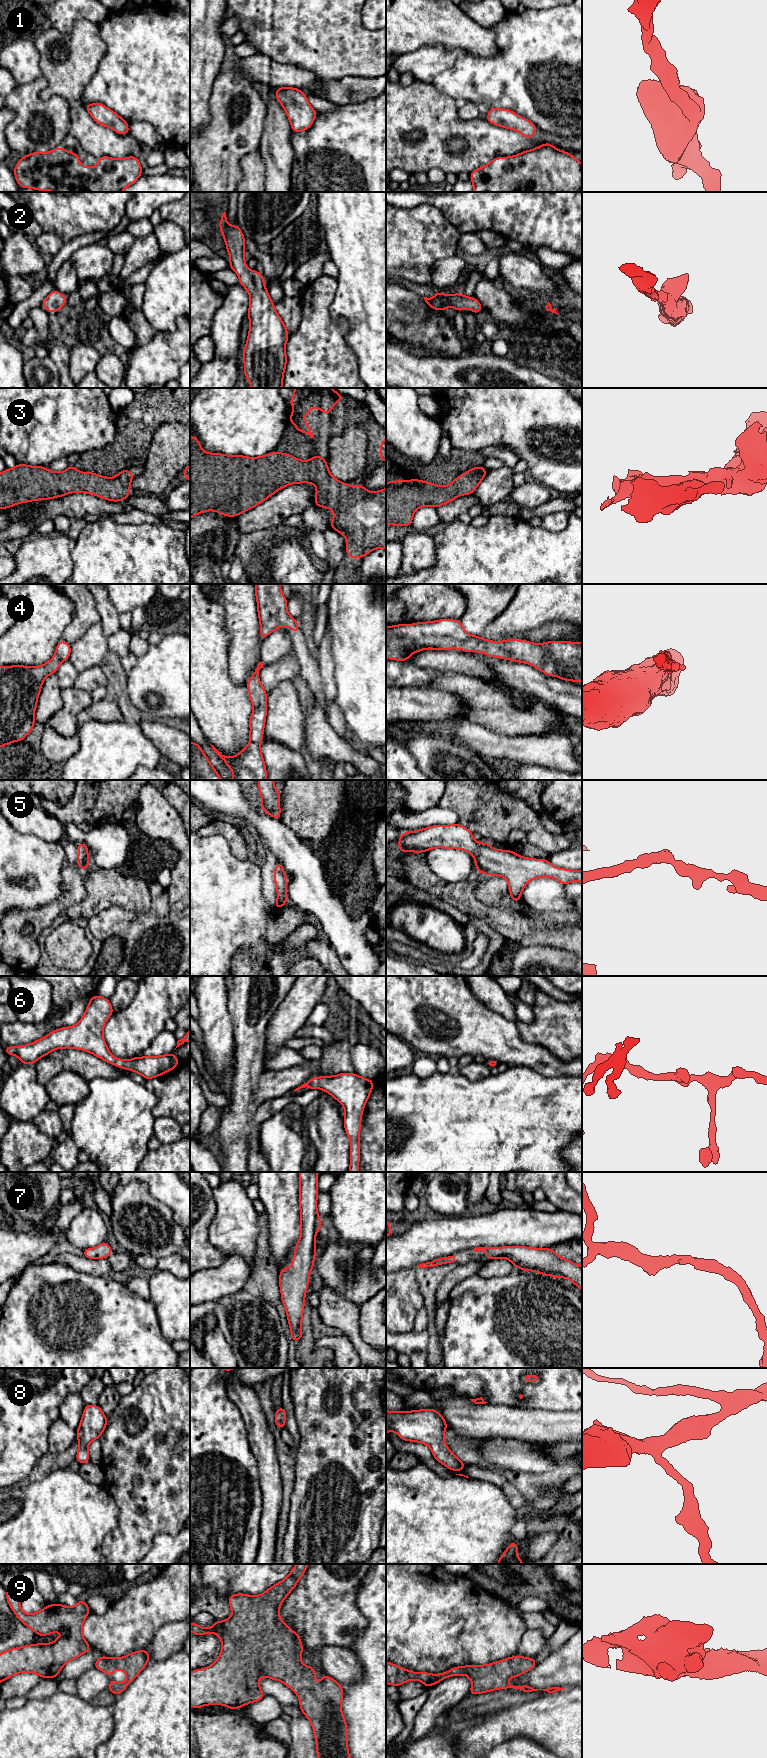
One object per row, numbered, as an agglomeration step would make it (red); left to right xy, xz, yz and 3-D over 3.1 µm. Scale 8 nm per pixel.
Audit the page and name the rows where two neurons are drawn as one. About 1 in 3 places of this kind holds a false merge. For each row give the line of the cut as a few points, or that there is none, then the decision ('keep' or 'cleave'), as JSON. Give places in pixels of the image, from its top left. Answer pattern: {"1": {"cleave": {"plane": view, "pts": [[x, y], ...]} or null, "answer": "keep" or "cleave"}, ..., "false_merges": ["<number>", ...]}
{"1": {"cleave": null, "answer": "keep"}, "2": {"cleave": null, "answer": "keep"}, "3": {"cleave": null, "answer": "keep"}, "4": {"cleave": null, "answer": "keep"}, "5": {"cleave": null, "answer": "keep"}, "6": {"cleave": null, "answer": "keep"}, "7": {"cleave": null, "answer": "keep"}, "8": {"cleave": null, "answer": "keep"}, "9": {"cleave": null, "answer": "keep"}, "false_merges": []}

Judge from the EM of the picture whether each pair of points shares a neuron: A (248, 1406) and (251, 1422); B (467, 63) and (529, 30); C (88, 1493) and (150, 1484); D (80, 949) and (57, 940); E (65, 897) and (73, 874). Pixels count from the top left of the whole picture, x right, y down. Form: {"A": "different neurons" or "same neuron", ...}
{"A": "same neuron", "B": "same neuron", "C": "different neurons", "D": "same neuron", "E": "same neuron"}

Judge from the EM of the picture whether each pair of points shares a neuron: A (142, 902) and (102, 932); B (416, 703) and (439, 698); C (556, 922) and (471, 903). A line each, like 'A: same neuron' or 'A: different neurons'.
A: different neurons
B: same neuron
C: different neurons

